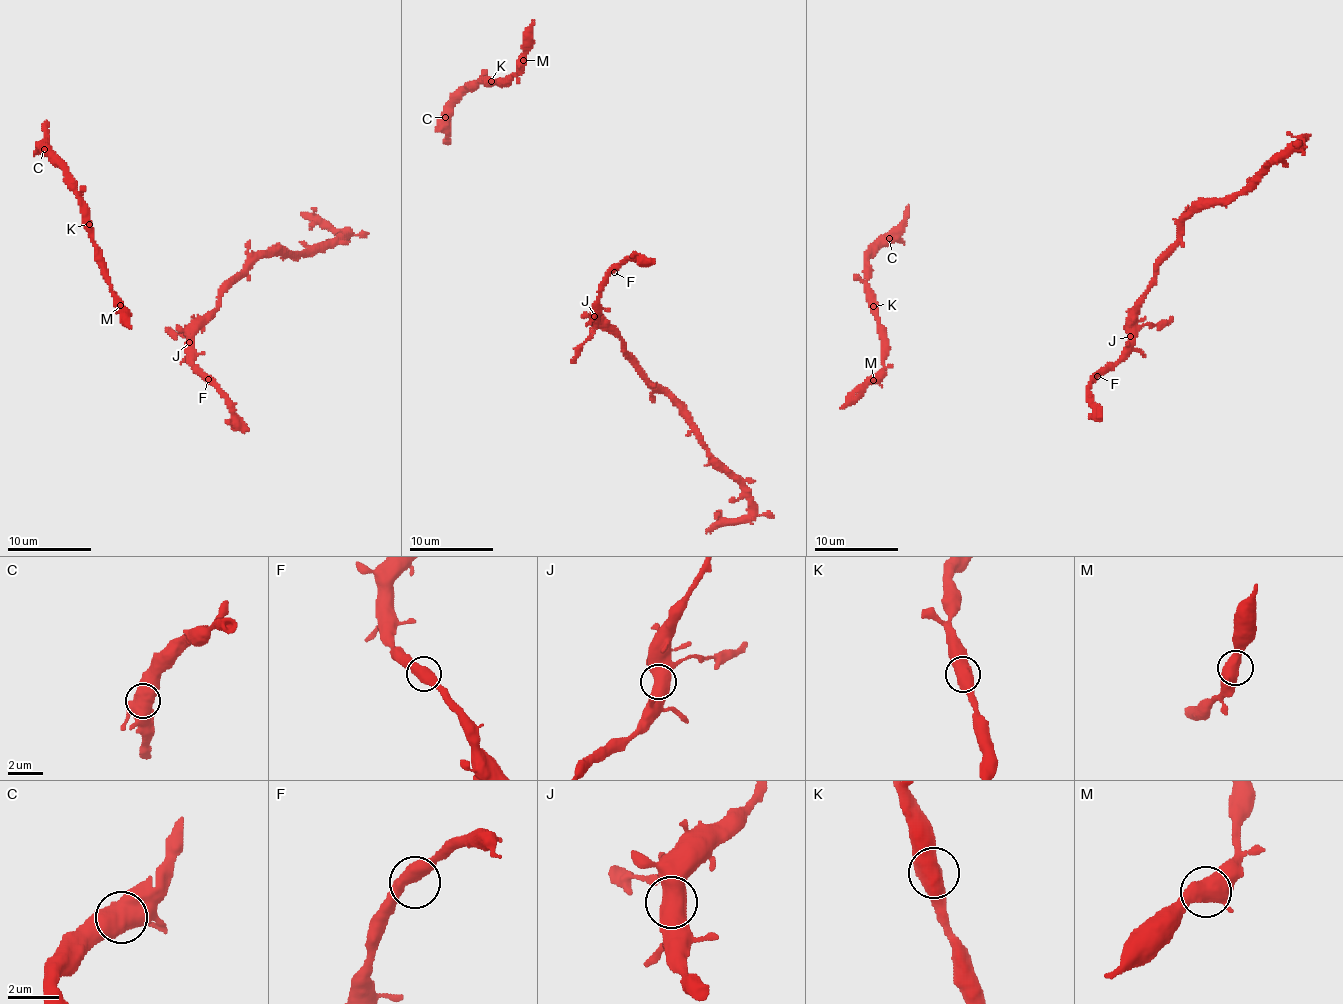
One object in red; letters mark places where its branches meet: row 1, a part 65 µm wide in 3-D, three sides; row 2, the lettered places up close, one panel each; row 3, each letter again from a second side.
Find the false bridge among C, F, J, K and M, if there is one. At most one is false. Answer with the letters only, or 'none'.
none

